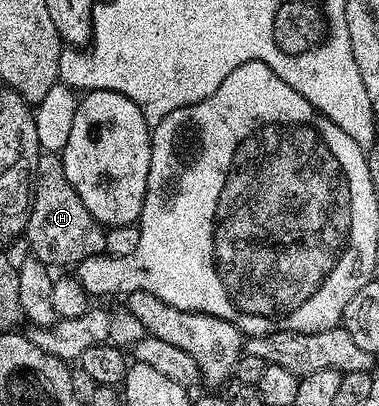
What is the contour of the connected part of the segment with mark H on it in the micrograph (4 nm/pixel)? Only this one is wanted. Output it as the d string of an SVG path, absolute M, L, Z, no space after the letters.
M40 152L25 241L31 244L30 252L51 267L74 267L80 261L98 258L106 250L107 234L104 226L95 221L93 215L89 215L89 207L85 207L77 191L73 191L65 175L62 156L58 153Z

